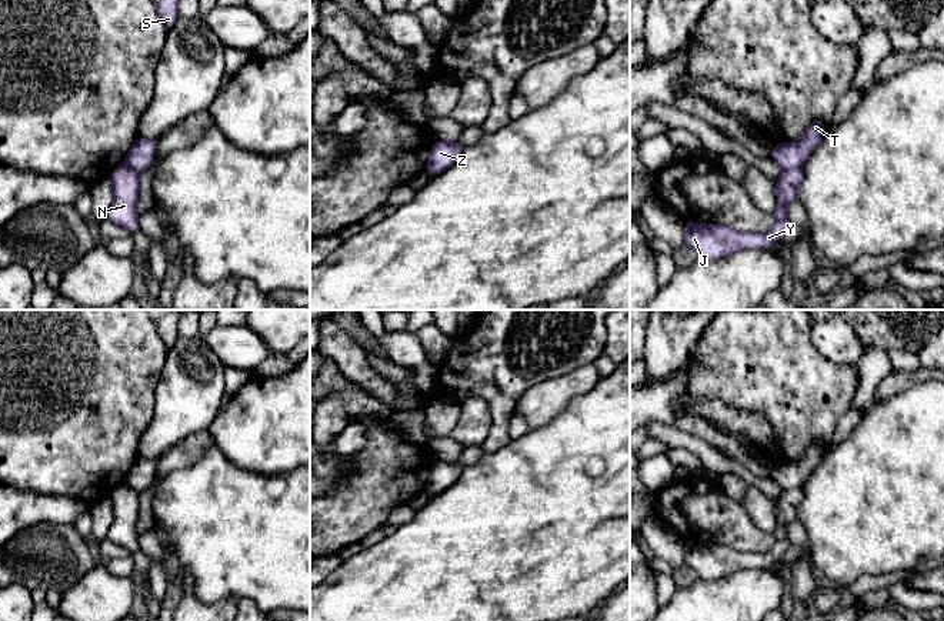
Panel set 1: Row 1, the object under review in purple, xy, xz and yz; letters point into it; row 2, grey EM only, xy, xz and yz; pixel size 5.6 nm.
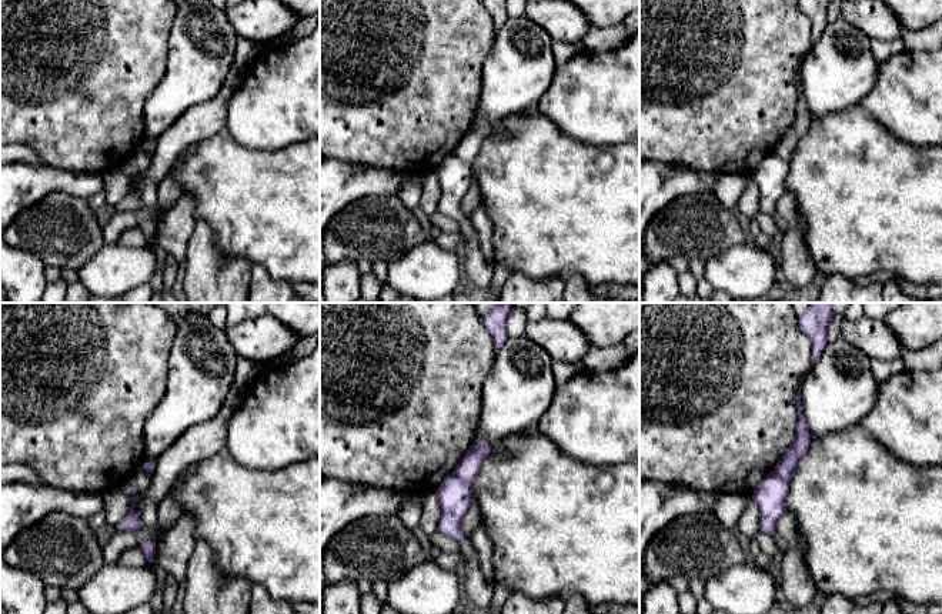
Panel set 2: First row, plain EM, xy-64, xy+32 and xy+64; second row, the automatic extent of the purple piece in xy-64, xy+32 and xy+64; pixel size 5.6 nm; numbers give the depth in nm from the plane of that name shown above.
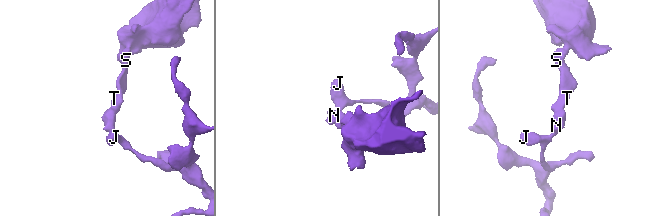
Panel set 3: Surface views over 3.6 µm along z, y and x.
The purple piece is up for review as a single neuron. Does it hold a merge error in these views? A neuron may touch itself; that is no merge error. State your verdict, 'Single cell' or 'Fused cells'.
Fused cells

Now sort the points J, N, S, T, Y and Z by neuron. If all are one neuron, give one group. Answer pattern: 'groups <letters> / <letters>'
groups J N Y Z / S T

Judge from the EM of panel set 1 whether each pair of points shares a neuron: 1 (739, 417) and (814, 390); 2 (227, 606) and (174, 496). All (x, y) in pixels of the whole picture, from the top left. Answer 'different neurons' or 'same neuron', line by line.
1: different neurons
2: different neurons

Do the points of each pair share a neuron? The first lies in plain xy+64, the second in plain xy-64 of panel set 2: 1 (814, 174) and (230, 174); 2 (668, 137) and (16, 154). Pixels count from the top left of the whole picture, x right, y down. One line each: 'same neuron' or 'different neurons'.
1: same neuron
2: different neurons

